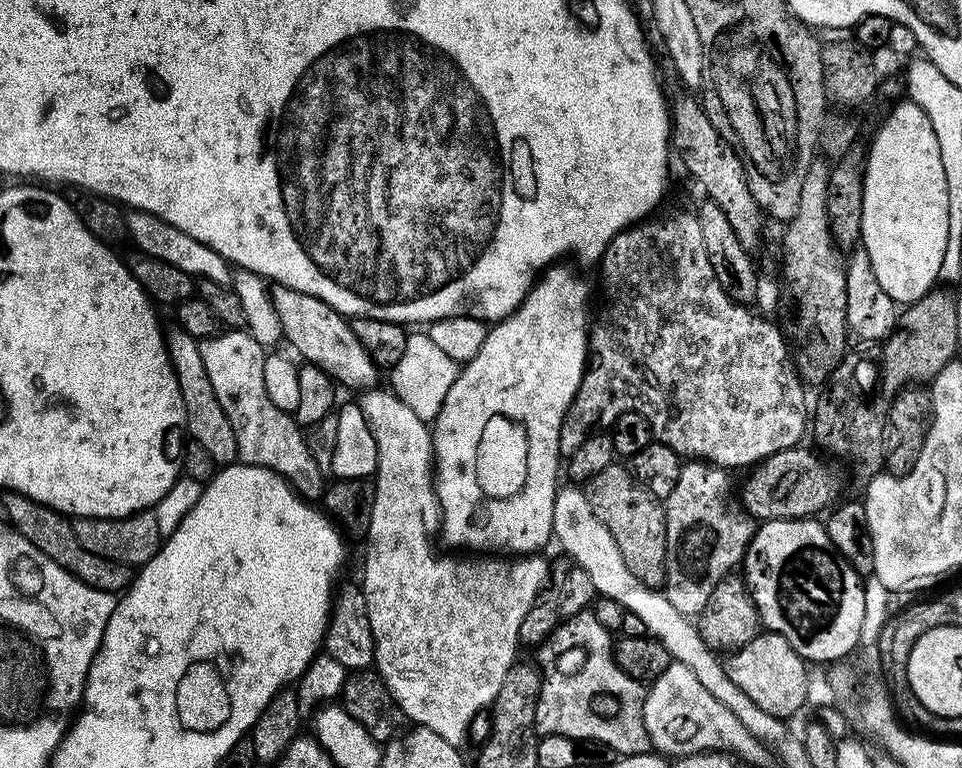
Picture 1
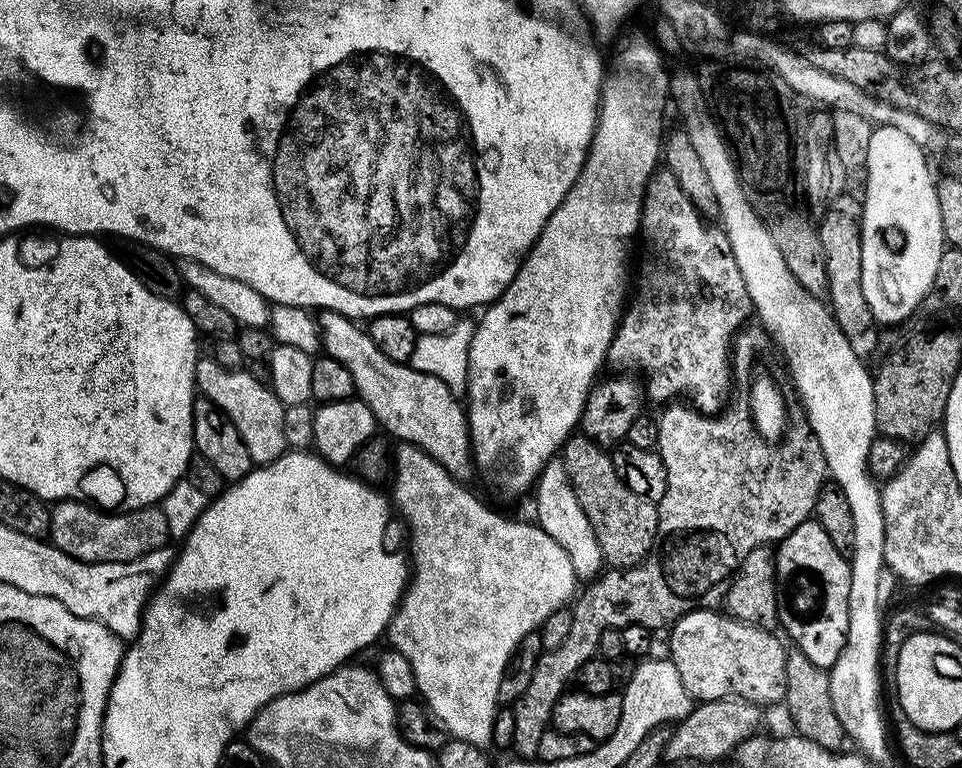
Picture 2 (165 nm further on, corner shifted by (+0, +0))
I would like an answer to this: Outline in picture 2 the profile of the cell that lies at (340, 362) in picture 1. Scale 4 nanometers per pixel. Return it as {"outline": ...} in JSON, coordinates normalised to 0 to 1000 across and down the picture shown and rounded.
{"outline":[[[334,405],[331,421],[336,457],[364,482],[364,492],[368,492],[370,504],[369,514],[385,529],[392,553],[404,569],[413,568],[413,574],[428,578],[447,591],[447,596],[458,604],[473,625],[490,626],[493,600],[486,539],[483,527],[466,507],[464,497],[451,492],[451,487],[430,482],[427,473],[415,474],[401,466],[401,461],[389,451],[381,431],[375,423],[373,427],[369,415],[354,406]]]}

